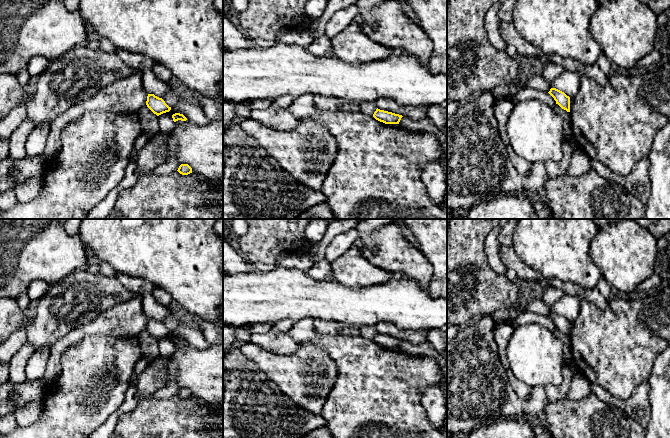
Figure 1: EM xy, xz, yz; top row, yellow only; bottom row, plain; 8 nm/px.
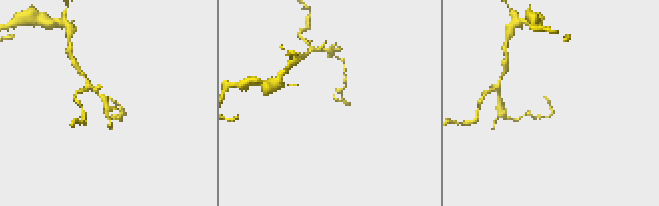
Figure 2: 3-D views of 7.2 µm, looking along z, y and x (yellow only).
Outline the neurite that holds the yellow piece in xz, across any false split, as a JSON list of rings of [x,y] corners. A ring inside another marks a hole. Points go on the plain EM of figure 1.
[[[377,332],[373,338],[373,341],[376,344],[383,346],[385,348],[399,348],[403,340],[392,336],[380,334]]]

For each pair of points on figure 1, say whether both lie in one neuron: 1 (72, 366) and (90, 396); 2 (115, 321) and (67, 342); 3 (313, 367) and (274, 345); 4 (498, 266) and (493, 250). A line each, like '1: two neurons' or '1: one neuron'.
1: one neuron
2: one neuron
3: two neurons
4: one neuron

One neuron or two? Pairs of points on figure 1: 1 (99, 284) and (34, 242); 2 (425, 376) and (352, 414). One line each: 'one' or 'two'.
1: two
2: one

